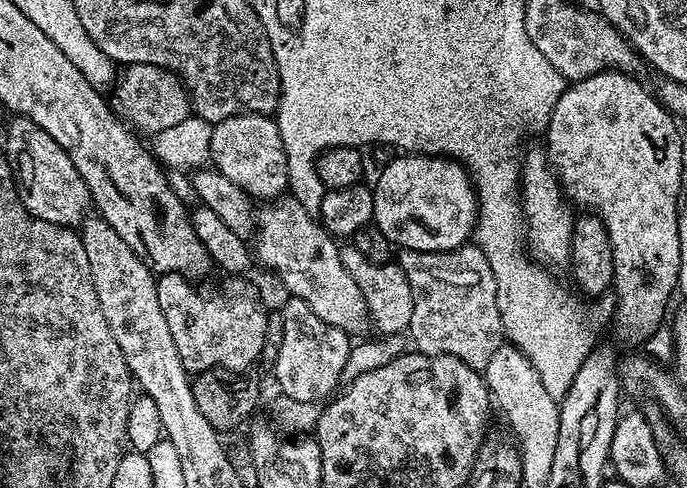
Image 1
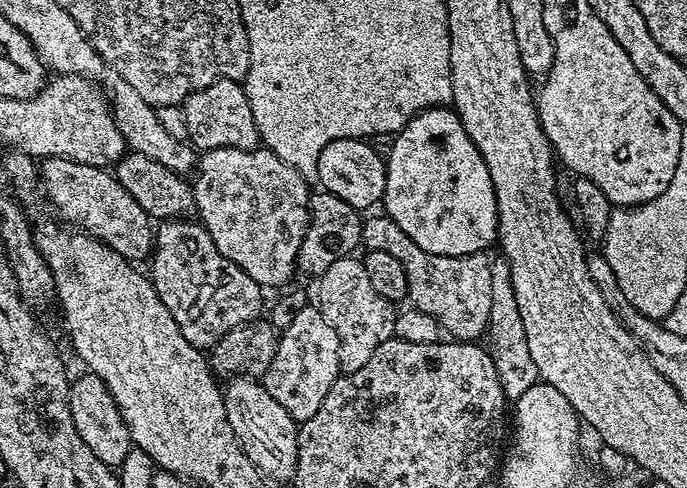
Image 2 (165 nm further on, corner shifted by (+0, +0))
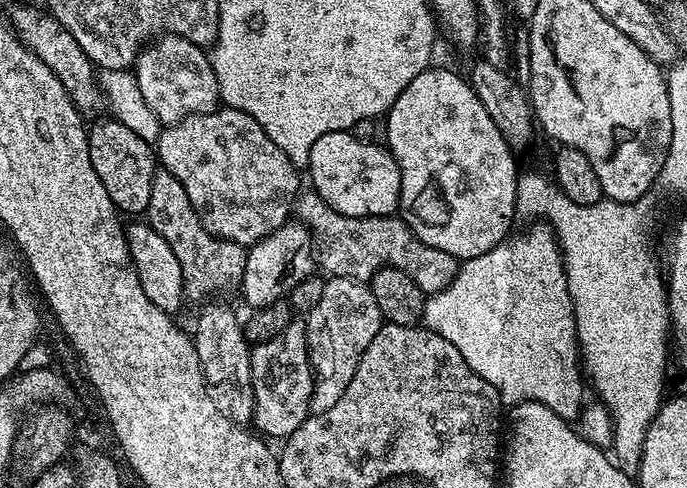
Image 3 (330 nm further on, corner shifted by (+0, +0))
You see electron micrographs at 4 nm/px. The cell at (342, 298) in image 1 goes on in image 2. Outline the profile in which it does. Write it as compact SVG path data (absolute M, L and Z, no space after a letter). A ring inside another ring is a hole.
M257 146L250 150L211 148L209 152L203 153L203 155L199 157L194 169L194 177L195 176L196 180L193 179L191 181L192 193L196 199L194 212L198 217L199 223L203 224L205 230L210 234L214 246L218 246L218 254L222 254L222 258L230 258L230 262L234 262L234 266L238 266L246 274L250 274L250 278L254 278L254 282L263 286L265 289L276 288L279 284L286 283L292 275L297 275L296 259L298 258L298 250L302 246L302 238L308 229L308 201L310 199L309 181L305 180L298 170L294 170L289 166L287 160L278 158L269 148L263 146Z

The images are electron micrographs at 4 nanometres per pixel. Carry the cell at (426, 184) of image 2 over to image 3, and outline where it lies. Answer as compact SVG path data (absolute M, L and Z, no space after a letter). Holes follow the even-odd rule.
M429 66L422 74L418 74L418 78L414 78L414 82L410 82L410 86L406 86L406 90L402 90L402 94L398 94L394 106L388 109L386 113L388 121L386 147L398 162L398 170L400 171L400 206L398 212L402 219L407 222L409 230L422 242L426 242L426 246L446 250L446 254L450 254L456 257L457 261L463 262L478 254L486 254L494 246L498 246L508 239L513 231L512 220L517 219L516 178L518 167L516 168L516 160L512 157L515 156L513 148L508 145L506 138L502 138L502 130L498 130L498 126L494 126L494 118L490 118L490 114L486 114L486 106L482 106L482 102L478 98L478 94L472 89L471 83L465 77L463 80L458 73L451 72L448 68L436 67Z

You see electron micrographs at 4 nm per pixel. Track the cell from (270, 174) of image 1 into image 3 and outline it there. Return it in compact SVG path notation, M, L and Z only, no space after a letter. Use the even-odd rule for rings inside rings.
M165 34L149 43L137 56L134 73L147 105L160 119L161 125L177 124L188 116L213 112L221 103L218 78L214 78L205 49L181 36Z

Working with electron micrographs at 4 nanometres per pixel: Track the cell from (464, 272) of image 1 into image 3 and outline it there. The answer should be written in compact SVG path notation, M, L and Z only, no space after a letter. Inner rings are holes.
M304 190L297 195L294 205L294 216L312 232L314 251L322 269L328 271L329 277L355 277L356 256L385 256L387 263L404 271L425 294L440 292L456 276L458 261L456 257L426 246L412 231L407 222L399 215L391 216L347 216L338 214L314 190Z

